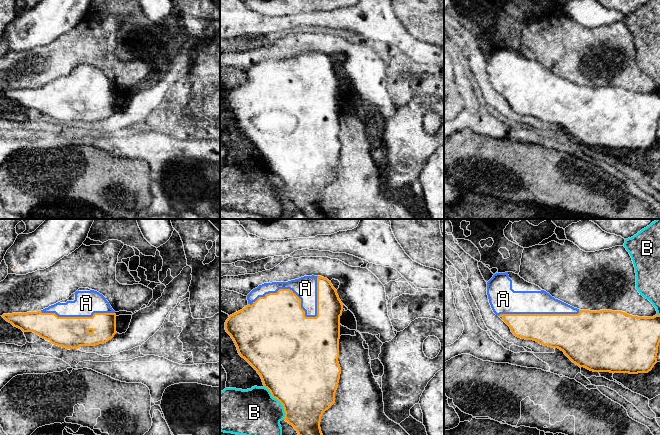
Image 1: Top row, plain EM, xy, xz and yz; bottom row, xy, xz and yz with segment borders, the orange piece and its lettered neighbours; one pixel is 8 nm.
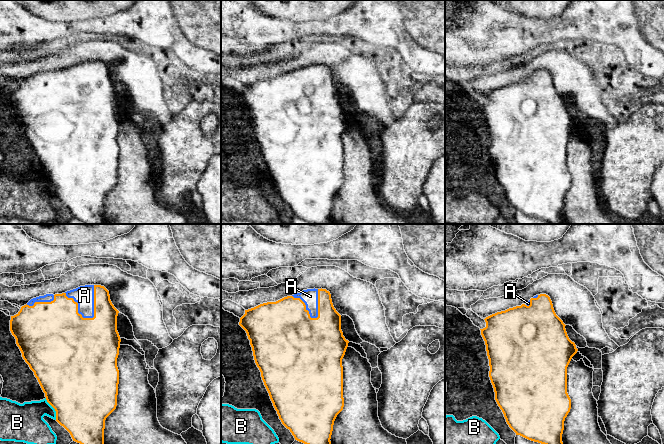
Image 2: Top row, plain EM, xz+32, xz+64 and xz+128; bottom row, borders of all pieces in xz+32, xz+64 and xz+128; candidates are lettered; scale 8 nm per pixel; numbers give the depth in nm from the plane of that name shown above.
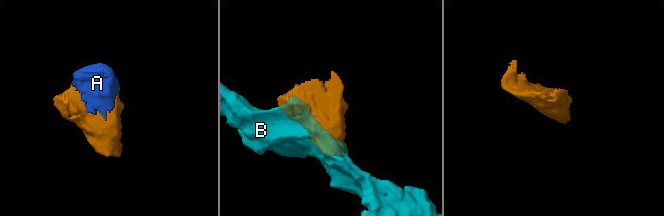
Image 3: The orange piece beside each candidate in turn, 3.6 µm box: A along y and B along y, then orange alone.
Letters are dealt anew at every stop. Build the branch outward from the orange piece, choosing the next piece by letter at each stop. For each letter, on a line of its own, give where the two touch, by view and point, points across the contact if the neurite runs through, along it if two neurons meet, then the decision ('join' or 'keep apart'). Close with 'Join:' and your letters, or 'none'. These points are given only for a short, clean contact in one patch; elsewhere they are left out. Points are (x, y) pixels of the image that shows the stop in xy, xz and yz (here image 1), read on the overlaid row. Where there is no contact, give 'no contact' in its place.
A: contact xz (300, 306); join
B: contact xz (279, 401); keep apart
Join: A

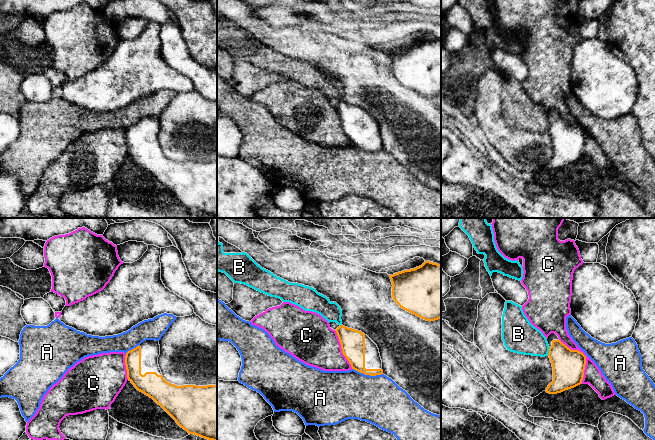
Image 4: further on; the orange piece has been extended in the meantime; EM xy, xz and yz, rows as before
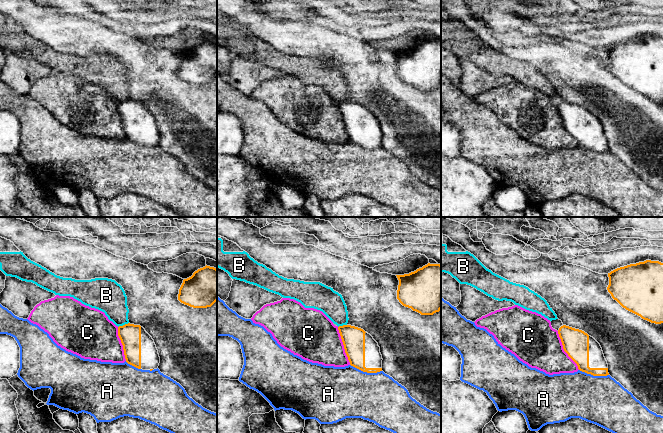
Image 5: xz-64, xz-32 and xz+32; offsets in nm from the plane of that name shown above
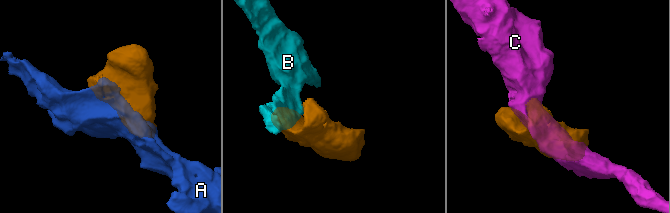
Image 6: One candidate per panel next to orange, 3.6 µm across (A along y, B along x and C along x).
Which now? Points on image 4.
A: contact xz (367, 374); keep apart
B: contact yz (549, 351); border yz (550, 347), (547, 355); keep apart
C: contact yz (585, 357); keep apart
Join: none

